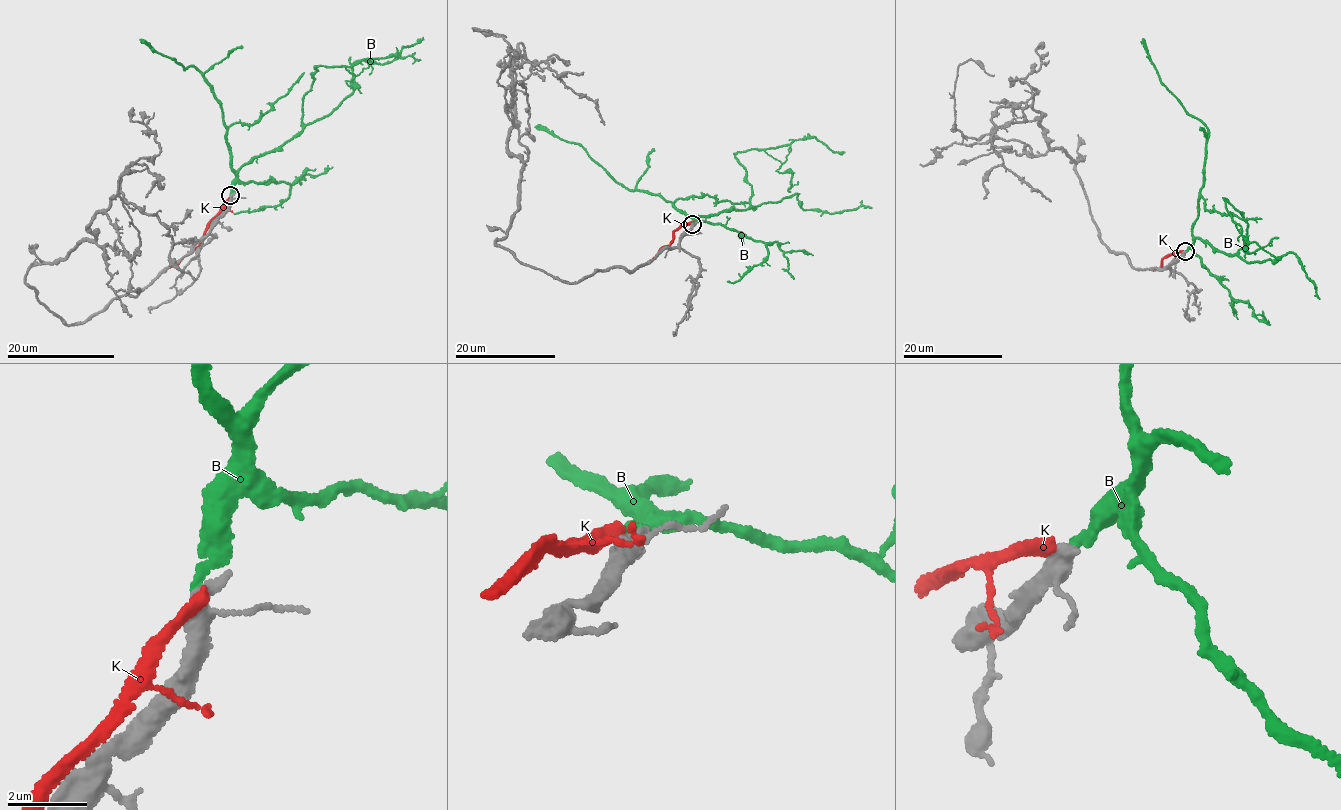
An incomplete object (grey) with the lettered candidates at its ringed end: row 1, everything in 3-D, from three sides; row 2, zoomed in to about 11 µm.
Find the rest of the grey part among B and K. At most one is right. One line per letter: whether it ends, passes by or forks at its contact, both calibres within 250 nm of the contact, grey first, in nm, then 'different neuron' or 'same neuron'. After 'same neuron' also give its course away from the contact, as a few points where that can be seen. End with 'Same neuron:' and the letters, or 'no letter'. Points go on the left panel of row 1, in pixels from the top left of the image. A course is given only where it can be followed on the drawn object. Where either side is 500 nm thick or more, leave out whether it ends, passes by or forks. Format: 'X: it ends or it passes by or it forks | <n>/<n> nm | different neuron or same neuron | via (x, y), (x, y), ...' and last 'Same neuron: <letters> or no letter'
B: it ends | 360/260 nm | same neuron | via (231, 194), (240, 167), (297, 136), (303, 95), (316, 66), (349, 67), (366, 58), (399, 55), (423, 36)
K: it ends | 400/360 nm | different neuron
Same neuron: B

